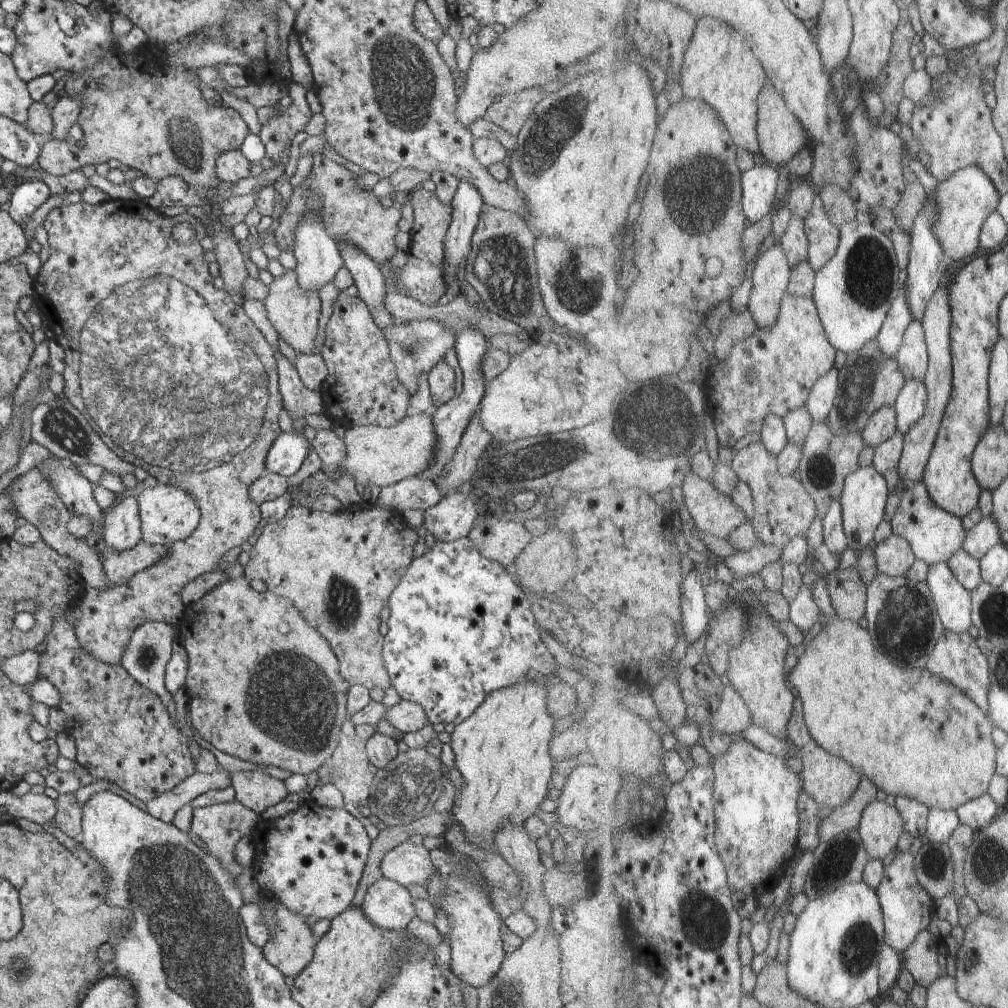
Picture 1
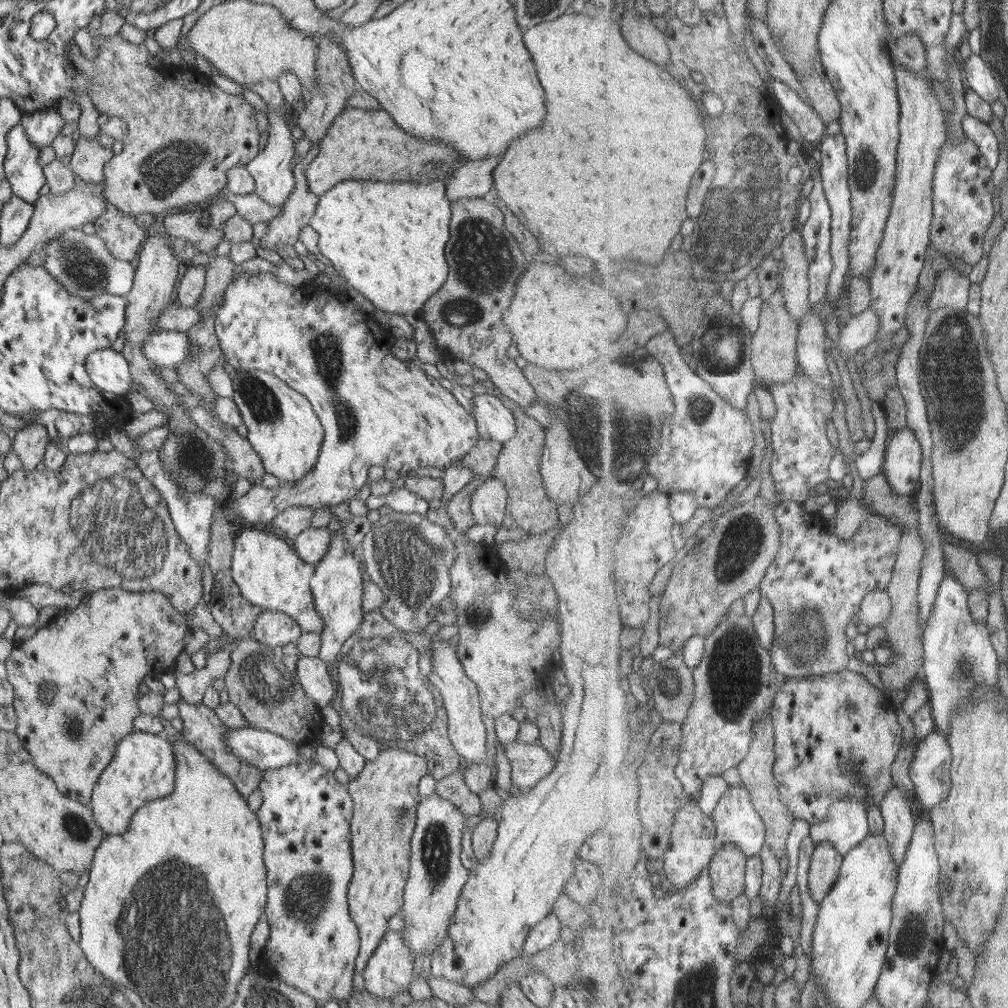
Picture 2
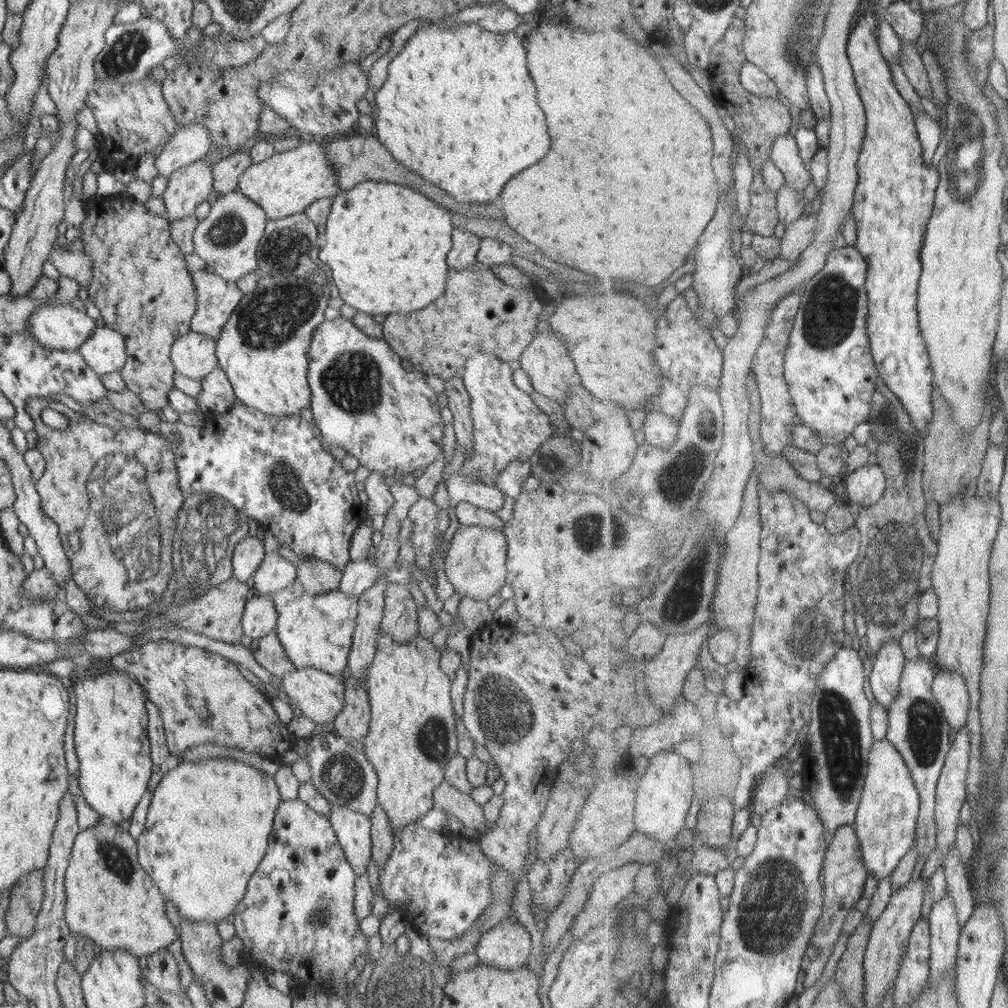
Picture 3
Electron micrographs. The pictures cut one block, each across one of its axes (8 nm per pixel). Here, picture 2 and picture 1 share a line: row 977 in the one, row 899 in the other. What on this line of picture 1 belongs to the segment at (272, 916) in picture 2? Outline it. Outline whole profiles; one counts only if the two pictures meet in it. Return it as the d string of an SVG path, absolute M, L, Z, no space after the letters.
M307 800L282 818L263 820L263 824L252 834L251 844L256 850L252 864L253 878L259 888L265 887L273 892L287 910L310 921L330 920L351 905L370 847L370 838L359 819L343 808L318 807Z

